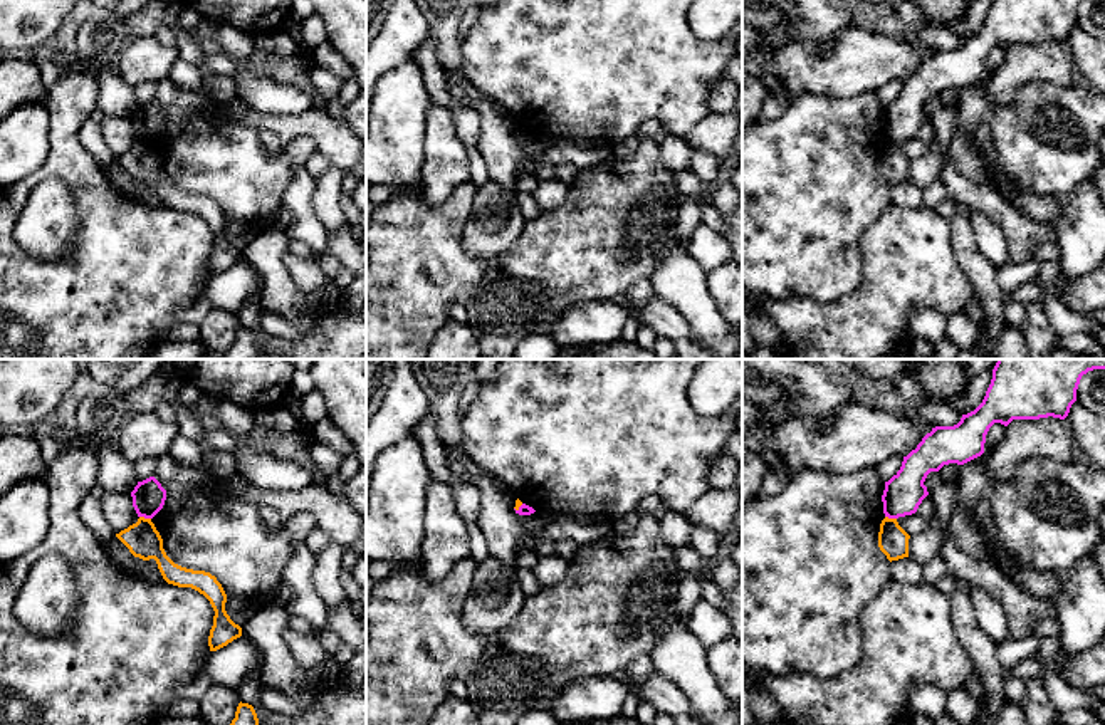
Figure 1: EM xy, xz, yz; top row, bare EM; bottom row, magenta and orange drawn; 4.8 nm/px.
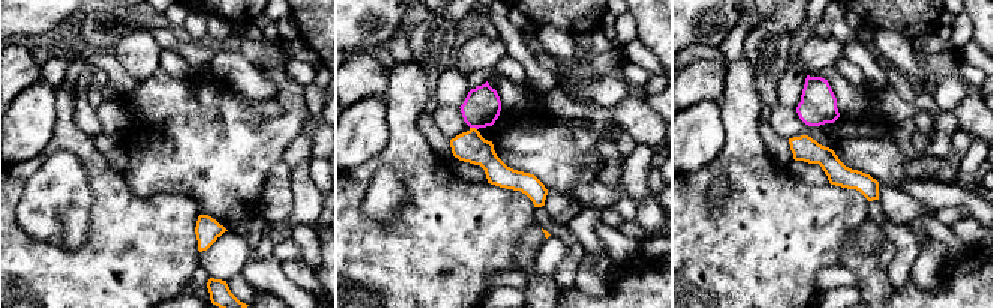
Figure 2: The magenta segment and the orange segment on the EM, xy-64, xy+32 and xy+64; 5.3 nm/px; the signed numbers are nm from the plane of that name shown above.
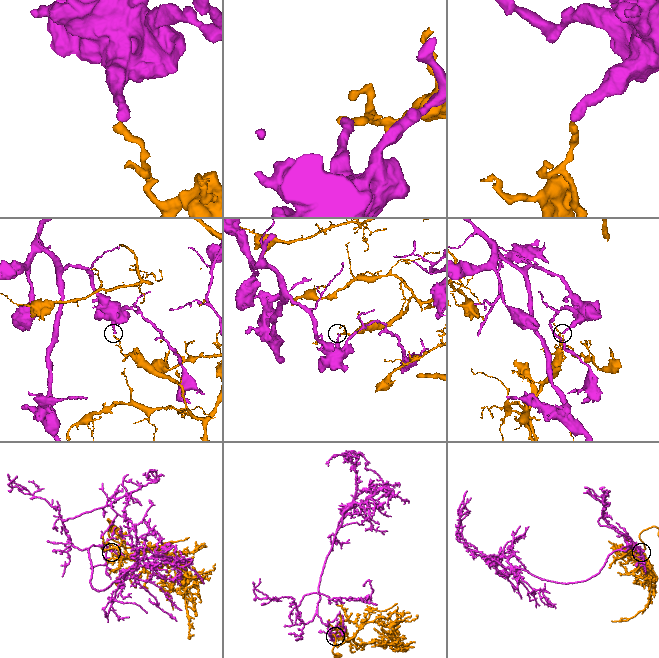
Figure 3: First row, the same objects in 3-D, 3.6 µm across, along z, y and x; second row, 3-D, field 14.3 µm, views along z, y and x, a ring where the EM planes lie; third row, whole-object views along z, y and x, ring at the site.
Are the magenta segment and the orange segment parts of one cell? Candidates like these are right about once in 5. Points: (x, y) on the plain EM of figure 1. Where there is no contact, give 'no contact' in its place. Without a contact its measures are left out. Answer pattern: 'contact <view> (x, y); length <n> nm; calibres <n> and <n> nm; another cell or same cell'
contact xy (145, 141); length 60 nm; calibres 160 and 160 nm; another cell

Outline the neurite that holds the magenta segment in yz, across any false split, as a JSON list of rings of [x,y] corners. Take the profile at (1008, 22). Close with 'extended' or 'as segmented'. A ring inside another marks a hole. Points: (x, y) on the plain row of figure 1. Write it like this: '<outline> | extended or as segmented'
[[[992,0],[982,27],[962,39],[954,50],[935,50],[903,81],[900,94],[885,106],[883,138],[898,143],[917,136],[929,119],[924,109],[930,96],[944,89],[964,89],[984,77],[986,59],[994,47],[1013,44],[1065,44],[1076,25],[1081,0]]] | as segmented

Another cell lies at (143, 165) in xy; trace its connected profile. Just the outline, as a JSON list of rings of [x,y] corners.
[[[139,141],[136,148],[116,158],[134,181],[154,183],[163,203],[178,211],[191,211],[203,218],[213,235],[213,250],[208,260],[210,275],[217,275],[242,260],[242,252],[235,248],[225,235],[227,218],[215,200],[205,195],[193,195],[175,188],[163,173],[163,163],[151,143]]]

